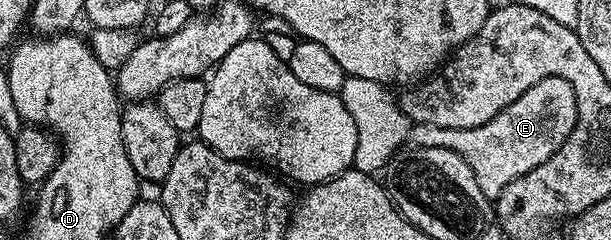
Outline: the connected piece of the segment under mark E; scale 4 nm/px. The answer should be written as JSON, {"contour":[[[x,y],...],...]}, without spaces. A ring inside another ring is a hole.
{"contour":[[[544,77],[544,81],[536,81],[532,89],[516,97],[516,101],[496,113],[492,121],[484,121],[484,125],[472,129],[444,129],[444,125],[416,123],[410,128],[409,142],[416,147],[452,149],[452,153],[460,153],[476,173],[476,185],[480,185],[484,197],[496,201],[516,177],[530,173],[562,148],[576,125],[577,116],[572,85],[564,81],[564,77]]]}

